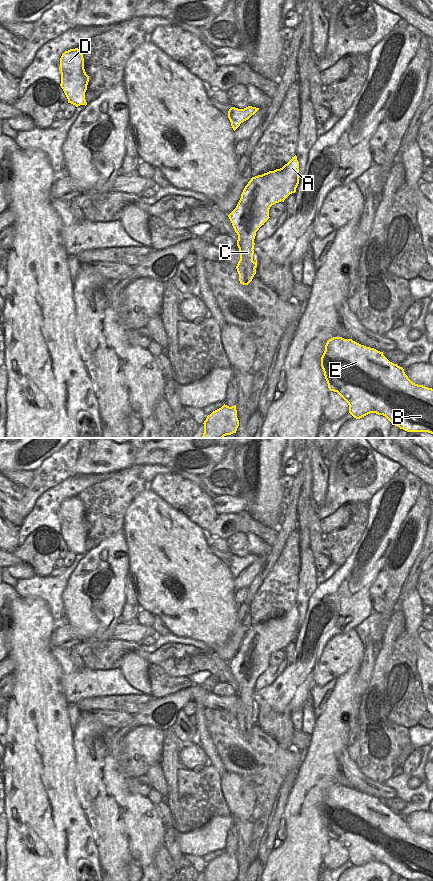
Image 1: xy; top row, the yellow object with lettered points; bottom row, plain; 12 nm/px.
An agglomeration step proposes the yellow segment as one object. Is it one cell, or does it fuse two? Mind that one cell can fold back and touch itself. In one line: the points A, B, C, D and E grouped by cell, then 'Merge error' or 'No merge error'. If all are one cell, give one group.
Groups: A C / B D E. Merge error

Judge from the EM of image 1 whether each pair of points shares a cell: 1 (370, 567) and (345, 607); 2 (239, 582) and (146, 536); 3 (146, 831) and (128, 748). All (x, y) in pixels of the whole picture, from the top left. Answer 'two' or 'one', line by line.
1: one
2: two
3: two

